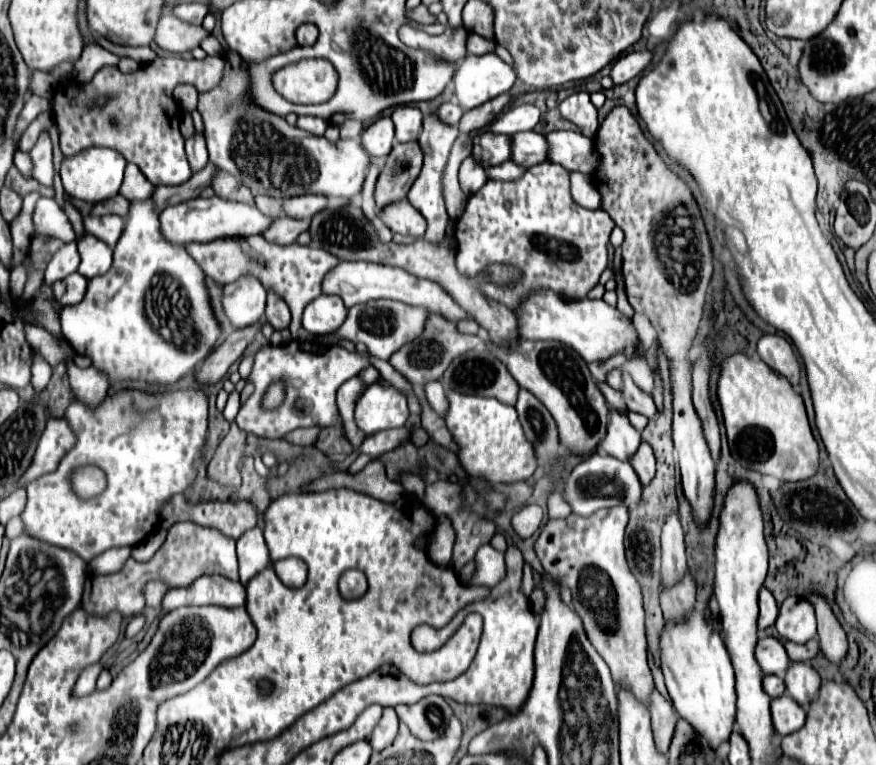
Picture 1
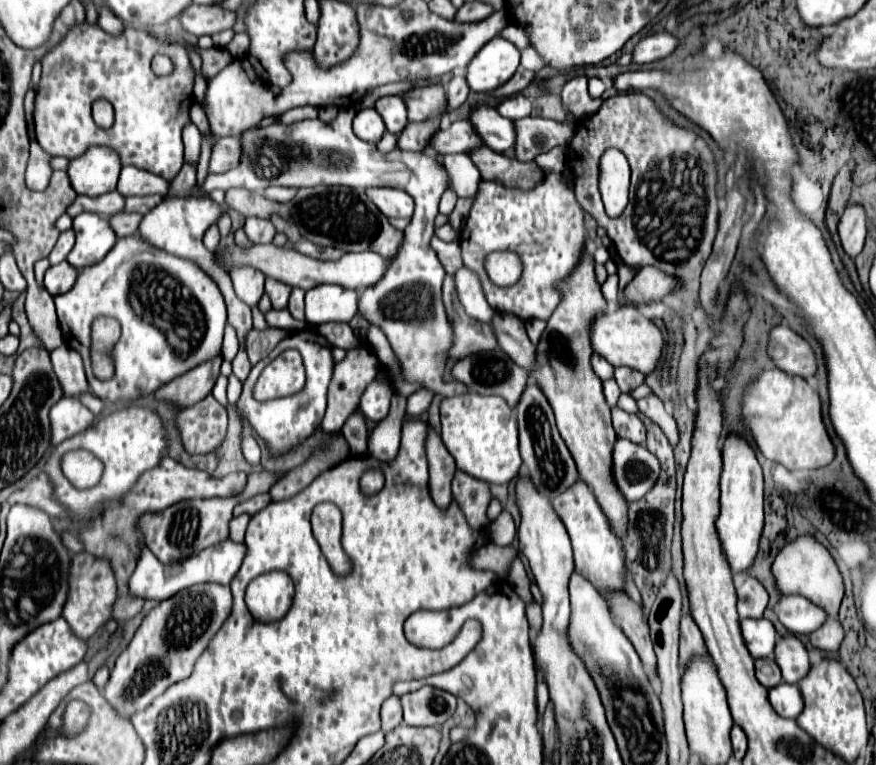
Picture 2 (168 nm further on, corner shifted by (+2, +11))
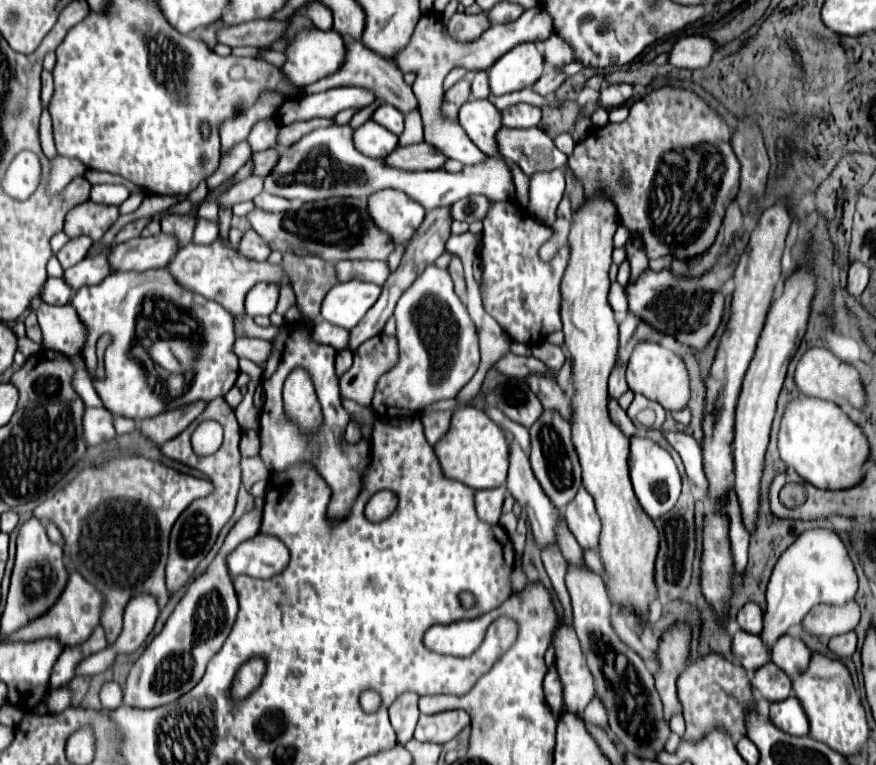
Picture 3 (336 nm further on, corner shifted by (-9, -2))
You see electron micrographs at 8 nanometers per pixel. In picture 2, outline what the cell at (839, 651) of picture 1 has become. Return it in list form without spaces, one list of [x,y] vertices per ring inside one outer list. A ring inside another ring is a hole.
[[[799,535],[795,541],[785,543],[773,559],[771,575],[781,595],[803,595],[811,603],[823,607],[831,617],[837,617],[843,599],[843,577],[831,553],[813,535]]]

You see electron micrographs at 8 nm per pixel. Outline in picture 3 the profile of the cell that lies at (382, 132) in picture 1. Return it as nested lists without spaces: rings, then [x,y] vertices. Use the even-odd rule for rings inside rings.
[[[368,120],[360,128],[354,130],[354,144],[356,148],[372,158],[386,158],[398,144],[398,136],[390,134],[378,122]]]

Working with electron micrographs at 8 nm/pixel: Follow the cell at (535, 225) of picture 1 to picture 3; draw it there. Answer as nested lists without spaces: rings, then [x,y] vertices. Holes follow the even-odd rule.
[[[504,200],[504,202],[490,202],[488,214],[484,218],[484,234],[482,234],[482,248],[480,248],[480,260],[482,260],[482,282],[484,282],[484,308],[486,312],[506,330],[506,334],[522,344],[538,344],[542,336],[548,336],[552,332],[562,330],[560,322],[560,280],[568,268],[570,260],[570,246],[562,246],[556,256],[550,262],[544,262],[538,254],[540,246],[546,244],[552,238],[552,228],[534,220],[530,214],[526,214],[516,200]]]

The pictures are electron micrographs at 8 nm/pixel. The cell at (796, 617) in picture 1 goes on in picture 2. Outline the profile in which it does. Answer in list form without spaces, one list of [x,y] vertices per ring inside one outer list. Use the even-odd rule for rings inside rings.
[[[799,595],[781,597],[777,605],[777,617],[795,635],[809,635],[829,619],[825,609]]]

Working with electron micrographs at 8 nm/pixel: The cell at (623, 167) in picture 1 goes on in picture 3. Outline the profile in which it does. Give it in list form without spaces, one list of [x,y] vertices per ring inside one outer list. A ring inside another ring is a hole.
[[[662,88],[662,90],[656,90],[652,94],[648,94],[646,98],[634,102],[630,106],[630,114],[624,122],[620,124],[606,124],[604,128],[594,128],[592,134],[588,134],[586,140],[578,142],[576,148],[574,148],[574,154],[568,158],[568,168],[572,170],[574,178],[578,178],[584,186],[584,196],[586,198],[592,198],[592,196],[604,196],[604,198],[610,198],[618,210],[618,216],[620,216],[620,222],[624,228],[630,230],[630,234],[638,236],[644,244],[644,250],[646,250],[646,256],[648,260],[654,260],[654,258],[662,258],[662,256],[672,256],[680,262],[688,262],[688,260],[694,260],[698,256],[702,256],[704,252],[710,250],[710,246],[714,244],[716,236],[718,236],[718,230],[722,226],[722,220],[724,220],[724,214],[726,214],[726,208],[730,206],[730,202],[734,200],[736,192],[738,192],[738,178],[740,178],[740,164],[736,160],[736,154],[732,152],[732,146],[730,146],[730,132],[728,132],[728,126],[722,118],[718,118],[706,104],[702,98],[698,98],[696,94],[688,92],[688,90],[674,90],[674,88]],[[620,174],[628,174],[630,178],[630,190],[620,190],[620,186],[616,184],[616,176]]]

